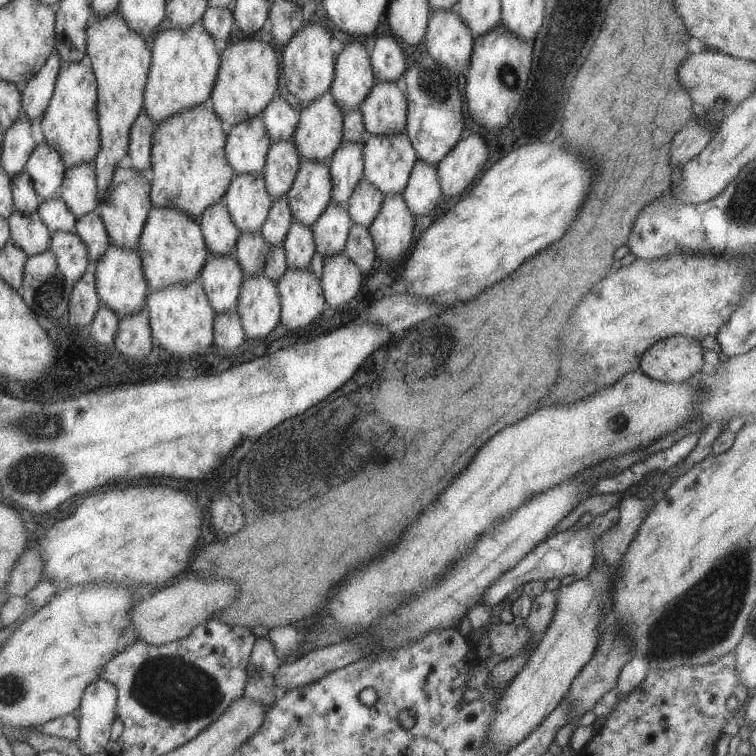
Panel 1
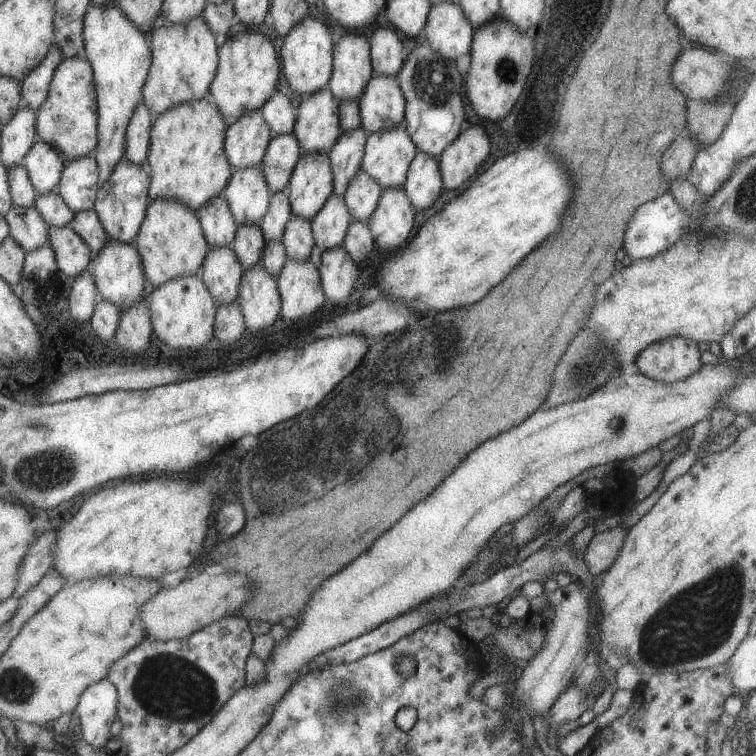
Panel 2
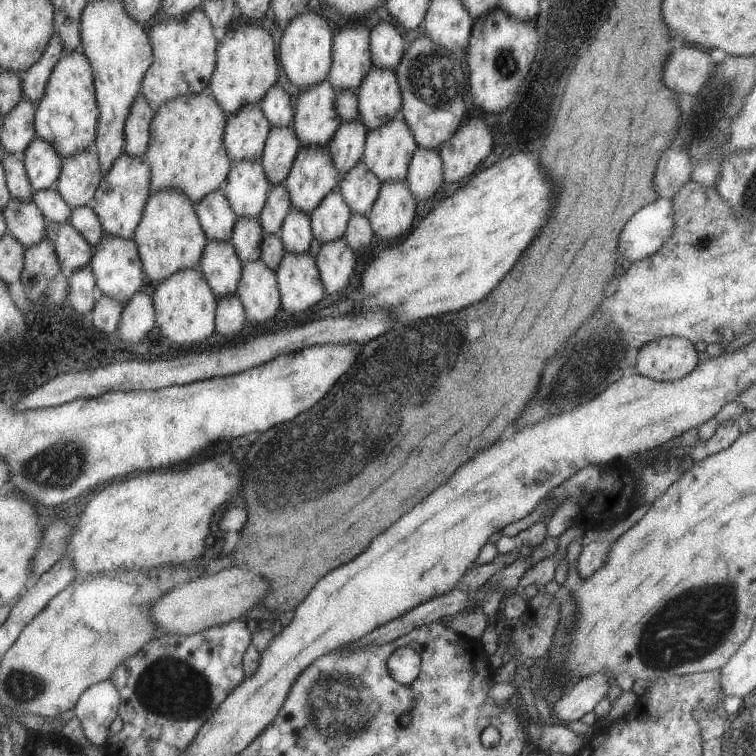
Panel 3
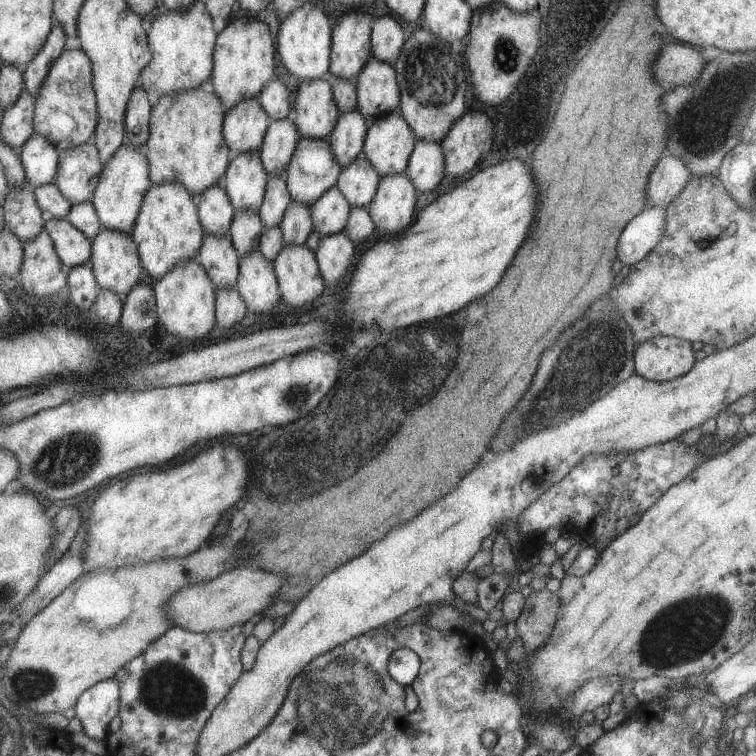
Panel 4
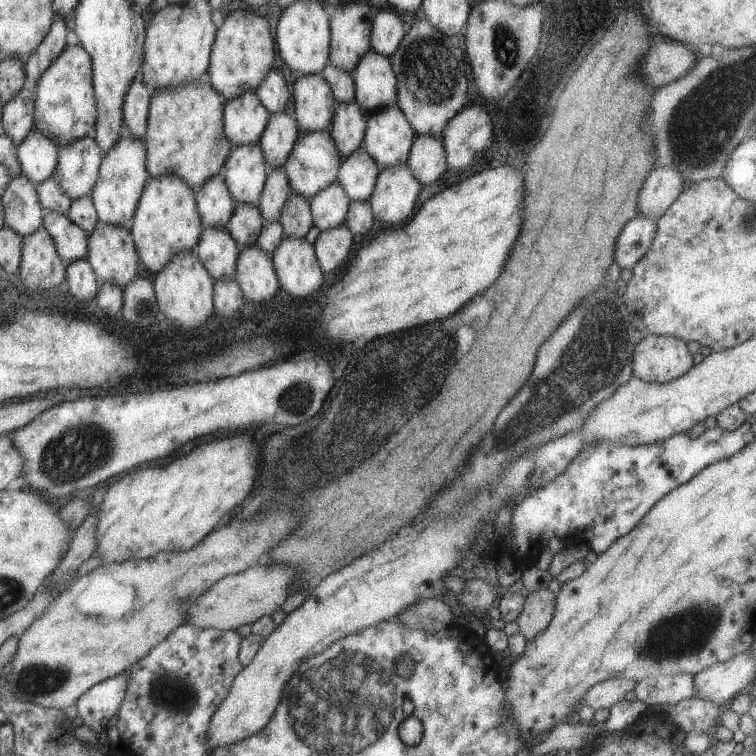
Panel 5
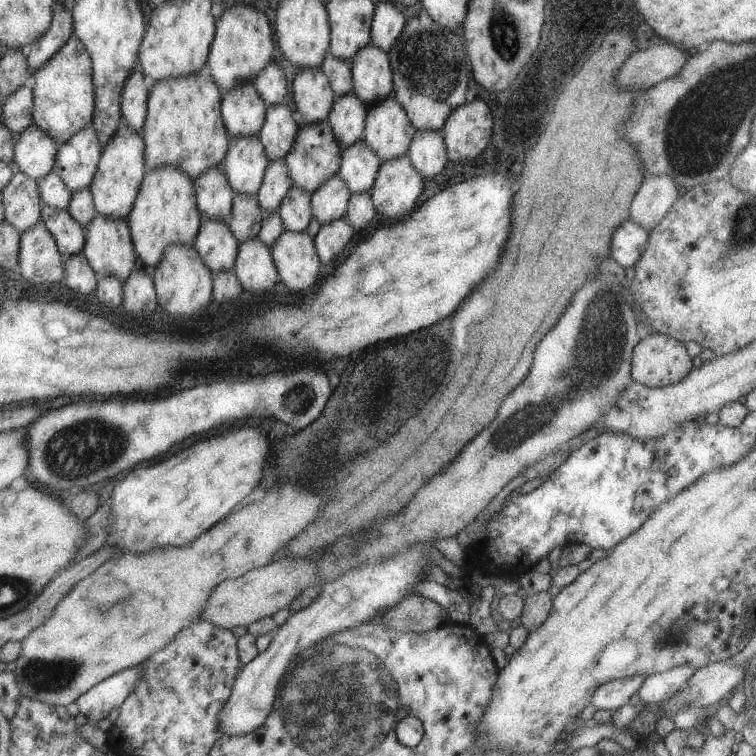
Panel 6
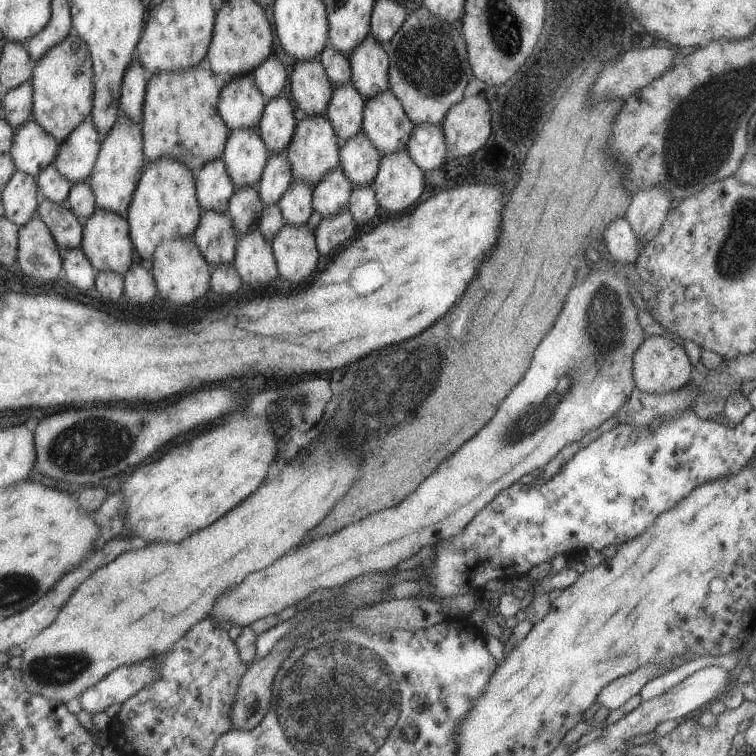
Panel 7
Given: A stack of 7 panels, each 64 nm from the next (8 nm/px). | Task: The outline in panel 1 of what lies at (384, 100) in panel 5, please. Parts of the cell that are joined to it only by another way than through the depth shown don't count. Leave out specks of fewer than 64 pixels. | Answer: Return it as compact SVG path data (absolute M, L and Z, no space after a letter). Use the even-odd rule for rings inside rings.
M375 80L359 106L366 134L392 135L404 130L407 120L406 98L394 82Z

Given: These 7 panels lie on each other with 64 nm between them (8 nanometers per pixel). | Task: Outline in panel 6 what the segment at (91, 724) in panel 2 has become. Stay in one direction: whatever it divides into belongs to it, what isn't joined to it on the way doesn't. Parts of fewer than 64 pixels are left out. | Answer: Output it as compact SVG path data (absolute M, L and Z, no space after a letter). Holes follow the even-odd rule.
M135 665L93 685L89 690L80 694L75 700L78 712L85 714L90 724L105 718L107 713L117 708L128 694L131 694L140 681L140 666Z

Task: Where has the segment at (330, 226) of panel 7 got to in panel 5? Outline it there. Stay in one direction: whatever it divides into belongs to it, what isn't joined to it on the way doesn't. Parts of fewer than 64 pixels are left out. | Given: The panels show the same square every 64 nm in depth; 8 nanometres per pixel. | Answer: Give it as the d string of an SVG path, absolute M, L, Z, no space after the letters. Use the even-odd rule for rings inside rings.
M344 222L319 231L312 245L326 279L345 264L351 242L353 242L353 234Z

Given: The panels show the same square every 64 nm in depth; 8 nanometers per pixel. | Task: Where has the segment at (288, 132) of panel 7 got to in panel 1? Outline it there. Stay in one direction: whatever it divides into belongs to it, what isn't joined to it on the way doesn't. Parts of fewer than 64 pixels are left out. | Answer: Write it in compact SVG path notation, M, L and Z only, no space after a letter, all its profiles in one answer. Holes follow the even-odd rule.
M292 139L270 141L261 173L272 200L283 196L290 189L300 161L301 156Z

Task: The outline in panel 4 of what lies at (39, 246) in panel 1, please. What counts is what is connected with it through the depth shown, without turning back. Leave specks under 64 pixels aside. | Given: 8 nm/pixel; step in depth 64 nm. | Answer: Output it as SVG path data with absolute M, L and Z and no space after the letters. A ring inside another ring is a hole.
M26 180L8 189L1 206L5 226L22 242L33 238L44 228L42 210L34 197L34 186Z

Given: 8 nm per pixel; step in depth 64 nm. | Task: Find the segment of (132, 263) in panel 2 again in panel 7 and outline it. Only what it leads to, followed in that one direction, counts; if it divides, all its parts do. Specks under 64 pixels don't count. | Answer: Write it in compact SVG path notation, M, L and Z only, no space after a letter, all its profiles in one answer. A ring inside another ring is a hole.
M95 208L83 222L81 250L97 271L113 271L123 276L133 263L133 245L130 239L129 227L126 217L114 212Z

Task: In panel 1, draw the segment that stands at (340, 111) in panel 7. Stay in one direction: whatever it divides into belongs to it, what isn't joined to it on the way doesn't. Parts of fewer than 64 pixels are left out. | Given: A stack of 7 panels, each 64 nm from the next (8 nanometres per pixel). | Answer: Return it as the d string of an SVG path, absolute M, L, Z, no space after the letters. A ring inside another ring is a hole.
M342 142L326 161L332 182L331 201L337 204L346 204L348 194L363 177L362 146L363 143Z

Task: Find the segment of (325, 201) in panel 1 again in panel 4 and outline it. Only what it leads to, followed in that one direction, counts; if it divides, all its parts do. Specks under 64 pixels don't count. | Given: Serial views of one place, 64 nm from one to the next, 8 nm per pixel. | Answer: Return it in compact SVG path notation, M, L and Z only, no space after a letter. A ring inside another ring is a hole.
M299 137L295 150L289 158L286 169L283 172L284 181L293 200L310 206L323 191L336 186L336 180L340 173L340 164L333 156L331 146L325 139L312 139Z

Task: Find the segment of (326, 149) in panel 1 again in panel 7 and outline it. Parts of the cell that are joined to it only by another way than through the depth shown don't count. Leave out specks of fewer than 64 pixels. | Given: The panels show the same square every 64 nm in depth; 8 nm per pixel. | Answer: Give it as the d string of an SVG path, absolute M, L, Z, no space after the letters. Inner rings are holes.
M318 59L295 62L289 74L289 86L297 108L307 116L325 114L333 84Z

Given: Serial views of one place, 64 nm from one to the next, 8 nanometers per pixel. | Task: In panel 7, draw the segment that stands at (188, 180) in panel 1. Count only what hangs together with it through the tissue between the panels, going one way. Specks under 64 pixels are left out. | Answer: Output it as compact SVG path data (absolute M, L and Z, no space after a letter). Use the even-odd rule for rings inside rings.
M198 65L151 75L145 85L139 122L146 160L173 157L195 172L207 161L219 158L229 131L216 107L223 84L222 78L217 77L210 68Z

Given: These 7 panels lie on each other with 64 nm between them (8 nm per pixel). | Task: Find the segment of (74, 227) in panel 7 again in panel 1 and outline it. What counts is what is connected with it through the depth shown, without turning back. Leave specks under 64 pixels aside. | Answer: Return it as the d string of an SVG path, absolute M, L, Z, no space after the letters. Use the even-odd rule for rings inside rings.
M53 231L50 238L50 251L60 273L69 281L75 282L90 270L90 262L85 244L69 231Z

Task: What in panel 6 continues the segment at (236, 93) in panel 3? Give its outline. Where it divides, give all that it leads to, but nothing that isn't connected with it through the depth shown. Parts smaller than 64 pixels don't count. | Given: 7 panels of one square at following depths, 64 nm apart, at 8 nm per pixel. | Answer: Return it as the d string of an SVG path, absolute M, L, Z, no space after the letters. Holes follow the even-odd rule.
M236 3L224 9L215 20L214 37L209 45L207 64L210 75L222 94L252 78L269 61L273 52L273 38L269 21L261 10L250 4Z

